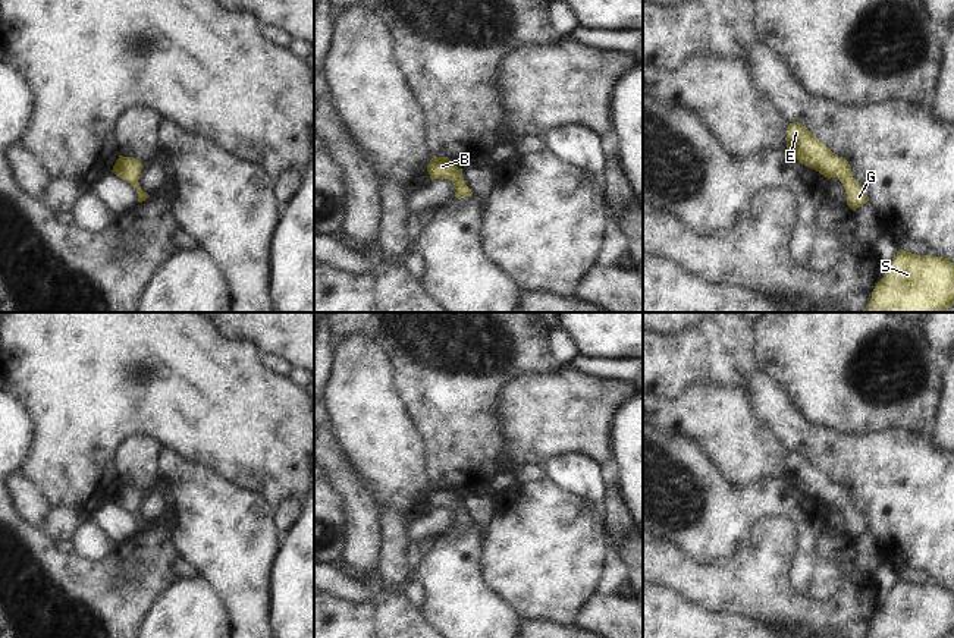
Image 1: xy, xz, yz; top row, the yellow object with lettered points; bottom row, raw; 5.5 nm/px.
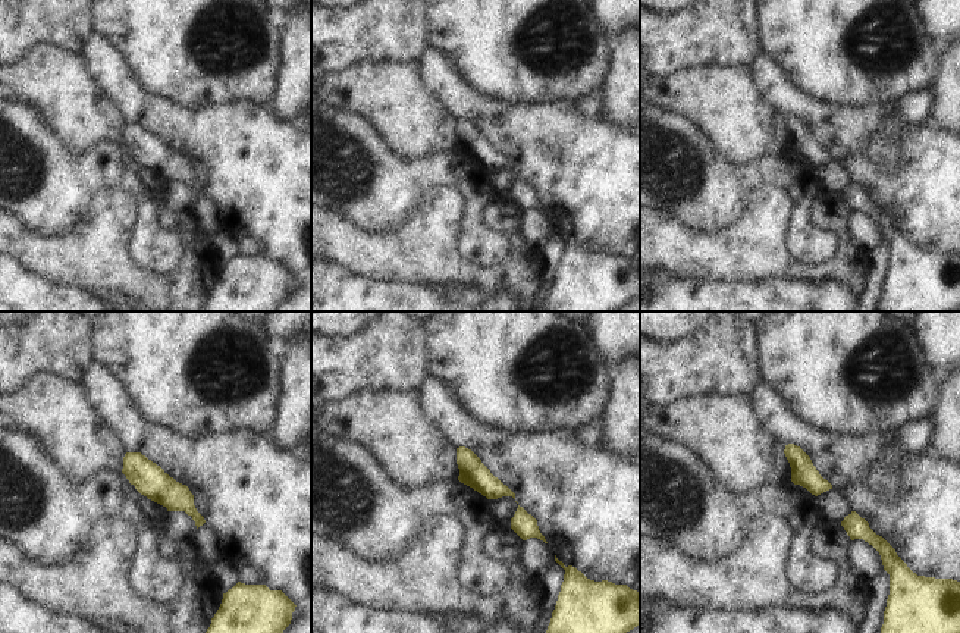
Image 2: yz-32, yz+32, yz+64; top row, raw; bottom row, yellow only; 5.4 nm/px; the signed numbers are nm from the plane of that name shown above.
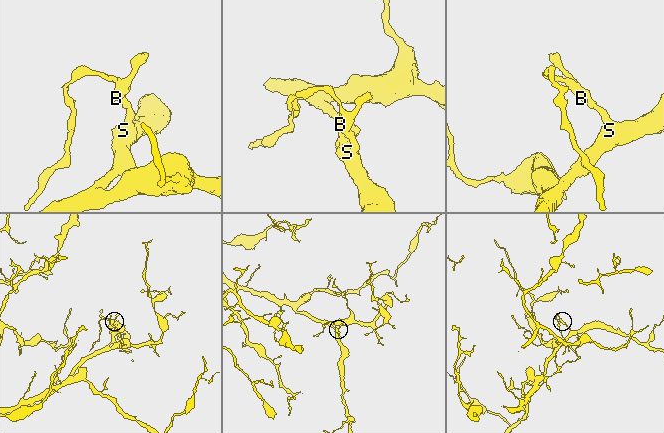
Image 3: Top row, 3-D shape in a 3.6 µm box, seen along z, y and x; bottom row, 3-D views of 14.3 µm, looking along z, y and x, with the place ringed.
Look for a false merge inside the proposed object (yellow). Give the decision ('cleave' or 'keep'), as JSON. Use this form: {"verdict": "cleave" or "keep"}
{"verdict": "keep"}

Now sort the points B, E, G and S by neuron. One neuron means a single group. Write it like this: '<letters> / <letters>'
B E G S

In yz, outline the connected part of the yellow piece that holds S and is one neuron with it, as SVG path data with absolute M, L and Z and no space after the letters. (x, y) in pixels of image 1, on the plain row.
M900 578L864 638L948 638L954 634L954 591Z

